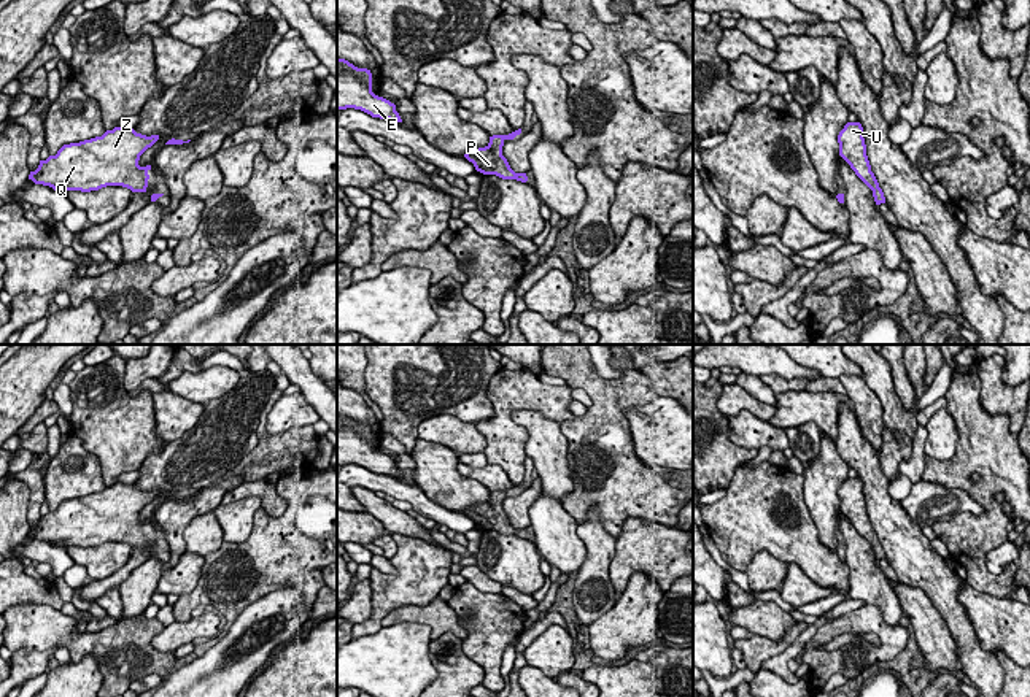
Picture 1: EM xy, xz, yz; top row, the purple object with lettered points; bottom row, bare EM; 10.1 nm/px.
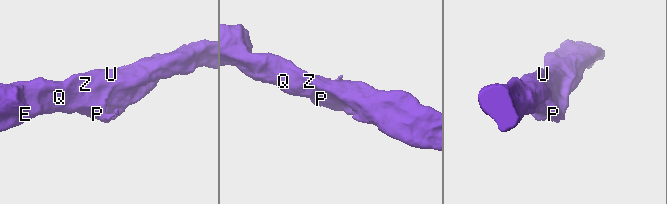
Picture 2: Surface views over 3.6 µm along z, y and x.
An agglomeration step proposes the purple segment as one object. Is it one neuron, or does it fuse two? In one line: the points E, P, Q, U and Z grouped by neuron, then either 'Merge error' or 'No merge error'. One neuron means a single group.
Groups: E P Q U Z. No merge error

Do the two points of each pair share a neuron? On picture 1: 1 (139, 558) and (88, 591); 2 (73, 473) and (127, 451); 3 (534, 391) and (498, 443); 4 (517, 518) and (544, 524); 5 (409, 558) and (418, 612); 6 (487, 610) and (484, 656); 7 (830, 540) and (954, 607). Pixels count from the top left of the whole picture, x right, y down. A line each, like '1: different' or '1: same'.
1: same
2: different
3: same
4: different
5: different
6: same
7: different

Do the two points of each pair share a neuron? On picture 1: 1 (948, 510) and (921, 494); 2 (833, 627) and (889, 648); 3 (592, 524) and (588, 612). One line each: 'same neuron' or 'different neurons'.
1: same neuron
2: same neuron
3: same neuron

